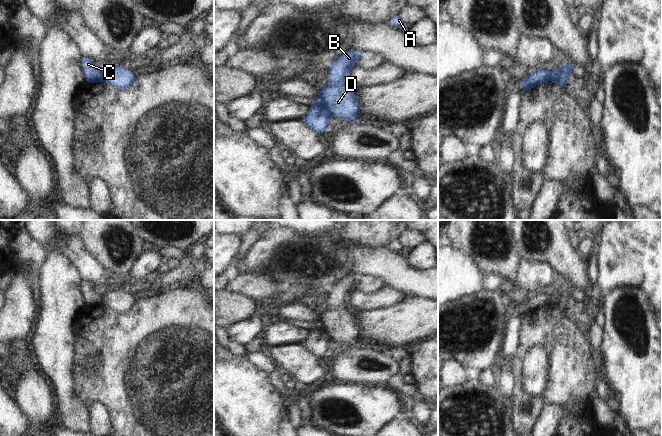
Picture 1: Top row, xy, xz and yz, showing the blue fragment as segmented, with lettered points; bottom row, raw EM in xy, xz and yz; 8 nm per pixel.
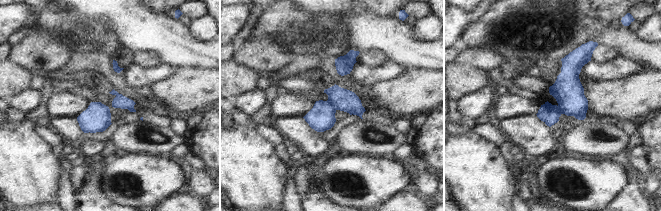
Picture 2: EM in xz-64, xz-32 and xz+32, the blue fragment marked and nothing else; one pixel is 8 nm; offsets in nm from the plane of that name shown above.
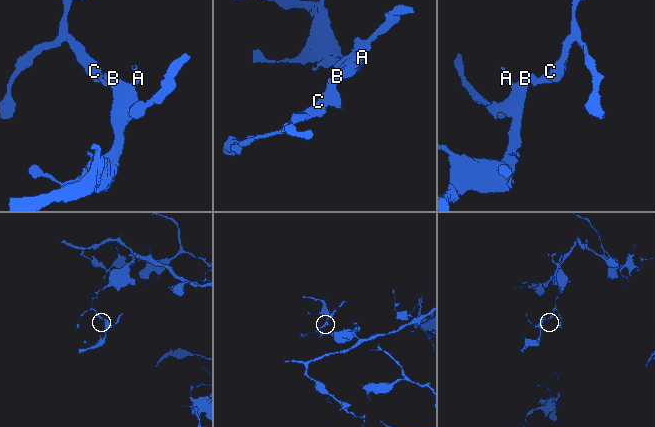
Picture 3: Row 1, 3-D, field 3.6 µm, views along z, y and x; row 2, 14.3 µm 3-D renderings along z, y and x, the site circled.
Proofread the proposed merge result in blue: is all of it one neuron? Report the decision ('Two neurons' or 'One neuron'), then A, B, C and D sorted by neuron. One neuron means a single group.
Two neurons. Groups: A B D / C

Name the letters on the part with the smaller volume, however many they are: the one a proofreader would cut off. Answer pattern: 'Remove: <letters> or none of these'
Remove: A, B, D

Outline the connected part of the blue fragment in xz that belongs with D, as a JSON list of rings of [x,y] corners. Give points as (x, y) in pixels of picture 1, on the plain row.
[[[349,274],[337,284],[330,286],[328,310],[323,314],[318,315],[317,320],[317,326],[325,330],[334,342],[349,345],[351,348],[355,348],[359,341],[360,334],[355,316],[347,308],[347,301],[350,299],[351,293],[357,290],[357,285],[361,278],[361,275]]]

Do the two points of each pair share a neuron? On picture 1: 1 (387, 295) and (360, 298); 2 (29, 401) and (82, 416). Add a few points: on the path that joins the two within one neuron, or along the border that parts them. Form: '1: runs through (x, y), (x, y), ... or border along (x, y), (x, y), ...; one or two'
1: runs through (380, 298), (367, 298); one
2: border along (56, 400), (58, 411); two

